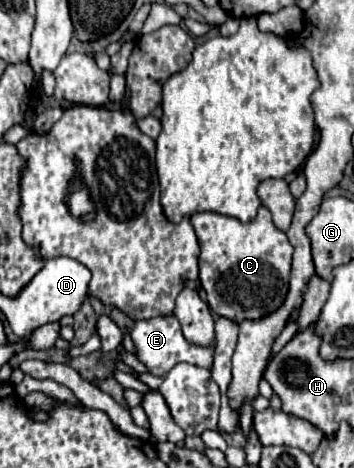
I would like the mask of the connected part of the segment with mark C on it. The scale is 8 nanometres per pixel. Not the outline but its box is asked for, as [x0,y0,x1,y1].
[191,207,293,323]

